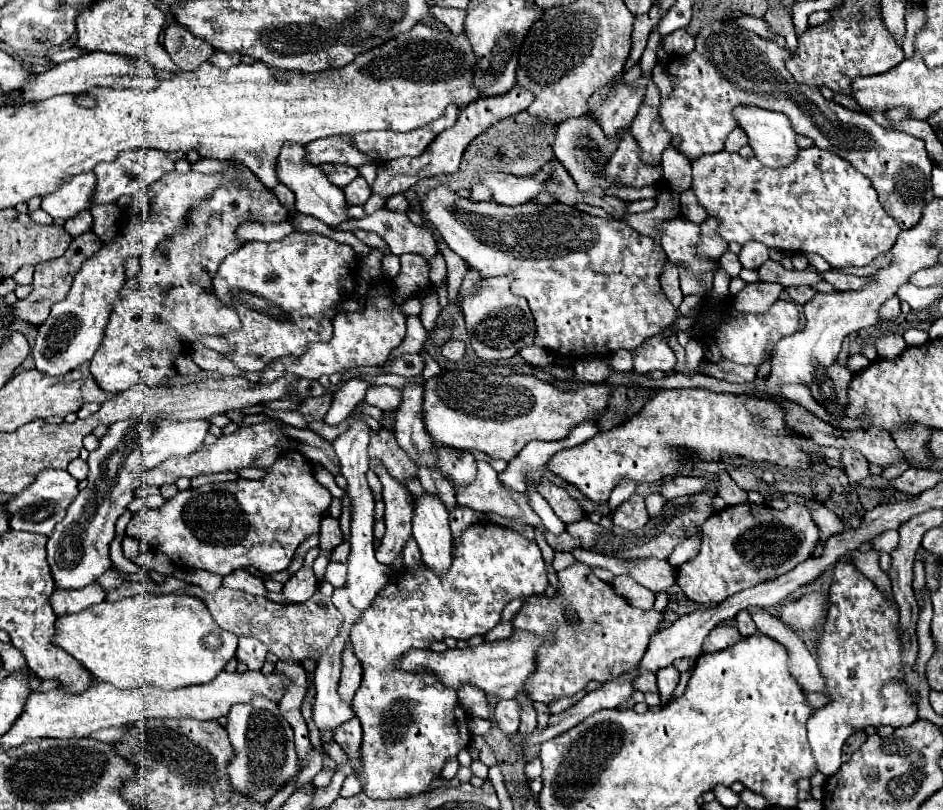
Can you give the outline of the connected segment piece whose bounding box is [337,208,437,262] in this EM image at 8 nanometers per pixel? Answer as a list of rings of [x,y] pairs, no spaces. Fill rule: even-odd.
[[[379,208],[375,214],[347,222],[345,226],[337,226],[339,230],[369,230],[379,234],[391,248],[395,256],[401,256],[405,252],[415,252],[423,256],[427,262],[437,254],[437,242],[433,238],[433,232],[425,226],[413,224],[405,212]]]

